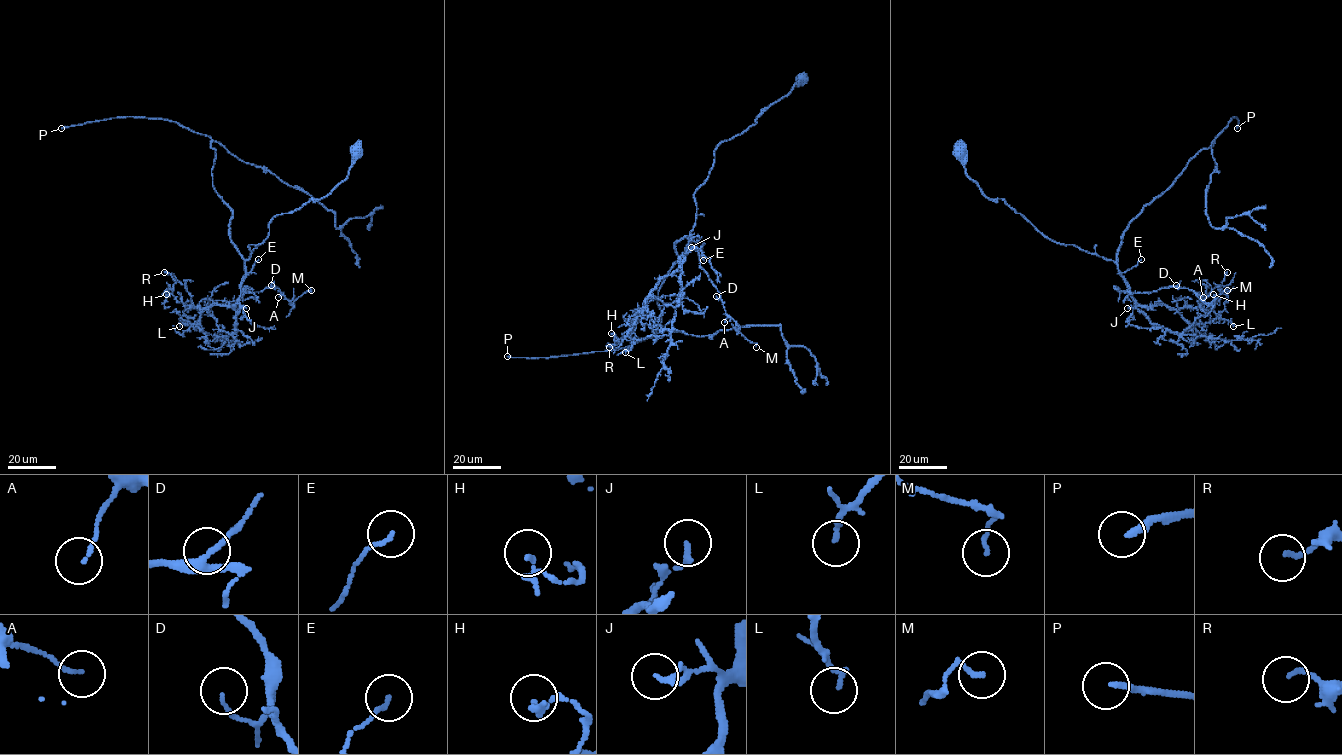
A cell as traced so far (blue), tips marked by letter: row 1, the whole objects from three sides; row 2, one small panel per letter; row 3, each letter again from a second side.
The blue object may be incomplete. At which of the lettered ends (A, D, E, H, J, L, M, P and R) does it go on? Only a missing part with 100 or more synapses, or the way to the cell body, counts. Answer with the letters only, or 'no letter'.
P

